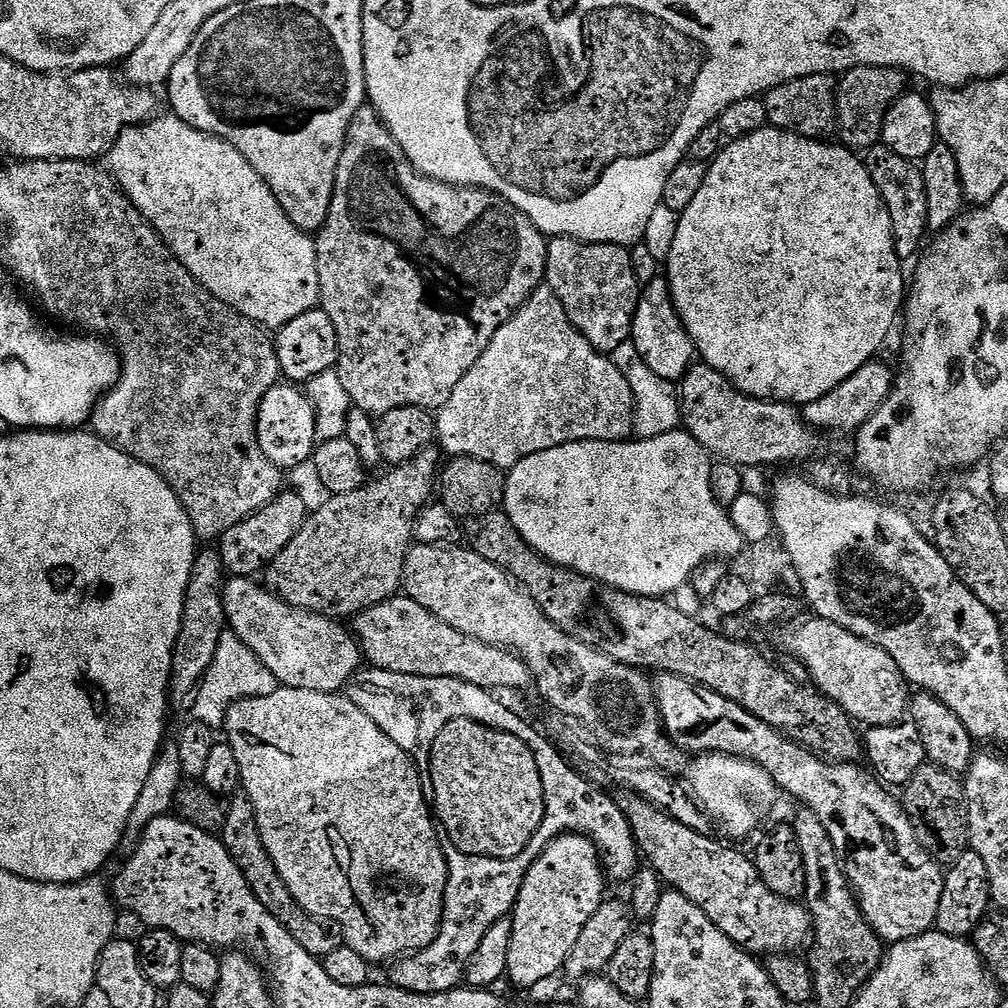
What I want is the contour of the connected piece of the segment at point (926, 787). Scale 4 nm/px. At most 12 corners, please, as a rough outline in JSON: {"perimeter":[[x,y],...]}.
{"perimeter":[[925,762],[902,807],[937,861],[969,851],[964,785]]}

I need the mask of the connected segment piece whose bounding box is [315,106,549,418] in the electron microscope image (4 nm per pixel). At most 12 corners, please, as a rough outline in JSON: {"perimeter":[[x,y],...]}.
{"perimeter":[[361,108],[315,237],[338,371],[439,410],[546,280],[511,206],[415,208]]}

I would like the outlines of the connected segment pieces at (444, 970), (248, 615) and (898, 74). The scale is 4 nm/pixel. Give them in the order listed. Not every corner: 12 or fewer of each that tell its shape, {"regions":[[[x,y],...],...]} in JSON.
{"regions":[[[454,850],[439,934],[393,985],[416,1002],[459,987],[516,905],[517,877]],[[248,578],[224,618],[285,689],[343,693],[362,664],[331,618]],[[855,68],[836,86],[843,147],[881,143],[905,73]]]}

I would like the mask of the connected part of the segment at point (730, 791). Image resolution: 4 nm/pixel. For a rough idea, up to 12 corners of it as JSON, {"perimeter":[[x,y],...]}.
{"perimeter":[[704,754],[688,772],[695,803],[746,839],[778,797],[770,774]]}

